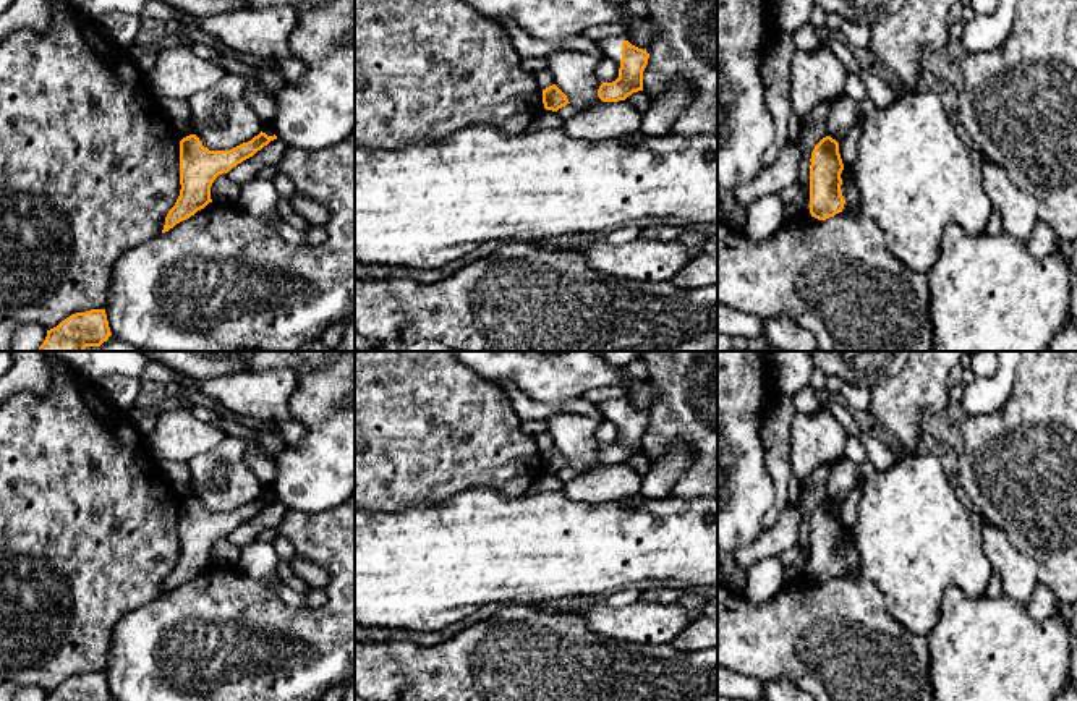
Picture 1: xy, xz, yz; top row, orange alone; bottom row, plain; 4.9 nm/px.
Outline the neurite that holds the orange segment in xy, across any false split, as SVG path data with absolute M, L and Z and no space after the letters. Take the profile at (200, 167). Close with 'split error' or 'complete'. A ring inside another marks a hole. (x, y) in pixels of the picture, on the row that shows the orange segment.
M259 133L251 141L243 142L230 151L209 151L202 146L196 134L189 134L180 141L180 196L165 217L162 233L177 223L189 219L204 209L211 199L211 186L214 180L228 173L243 160L253 157L277 136Z; complete

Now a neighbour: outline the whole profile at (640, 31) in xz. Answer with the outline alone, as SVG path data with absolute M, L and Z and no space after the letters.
M646 16L630 18L627 21L625 34L630 39L632 45L649 52L656 37L656 28Z

